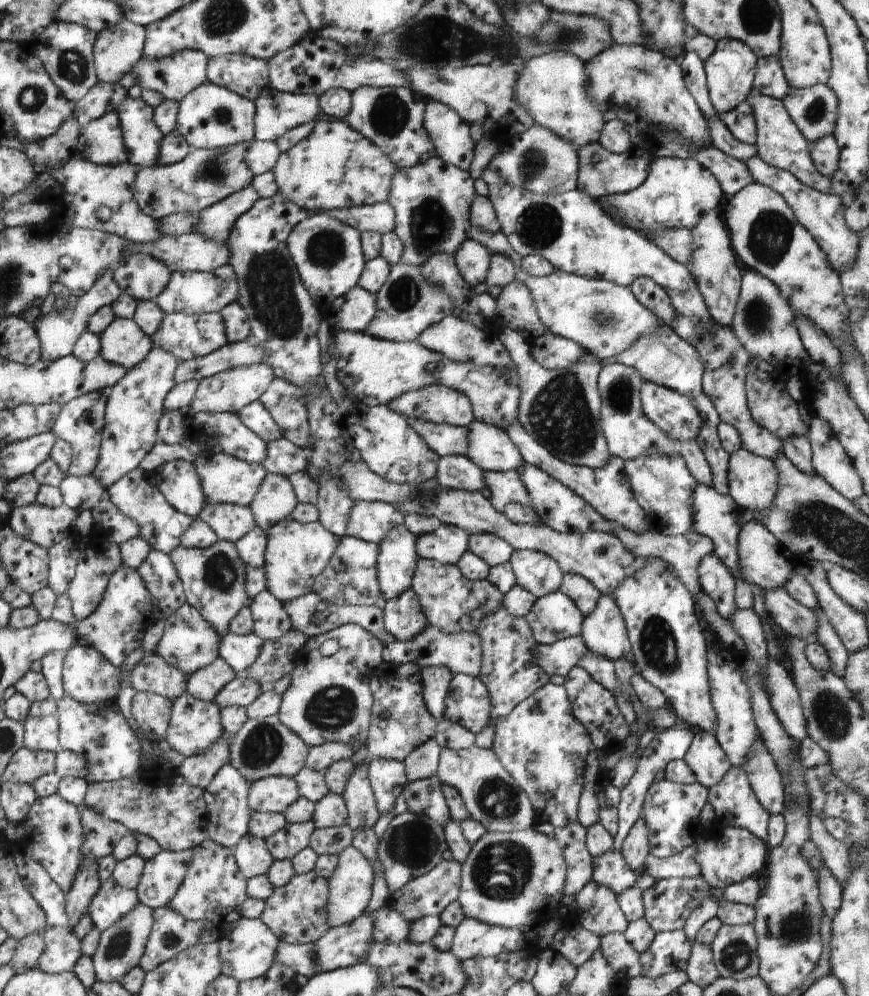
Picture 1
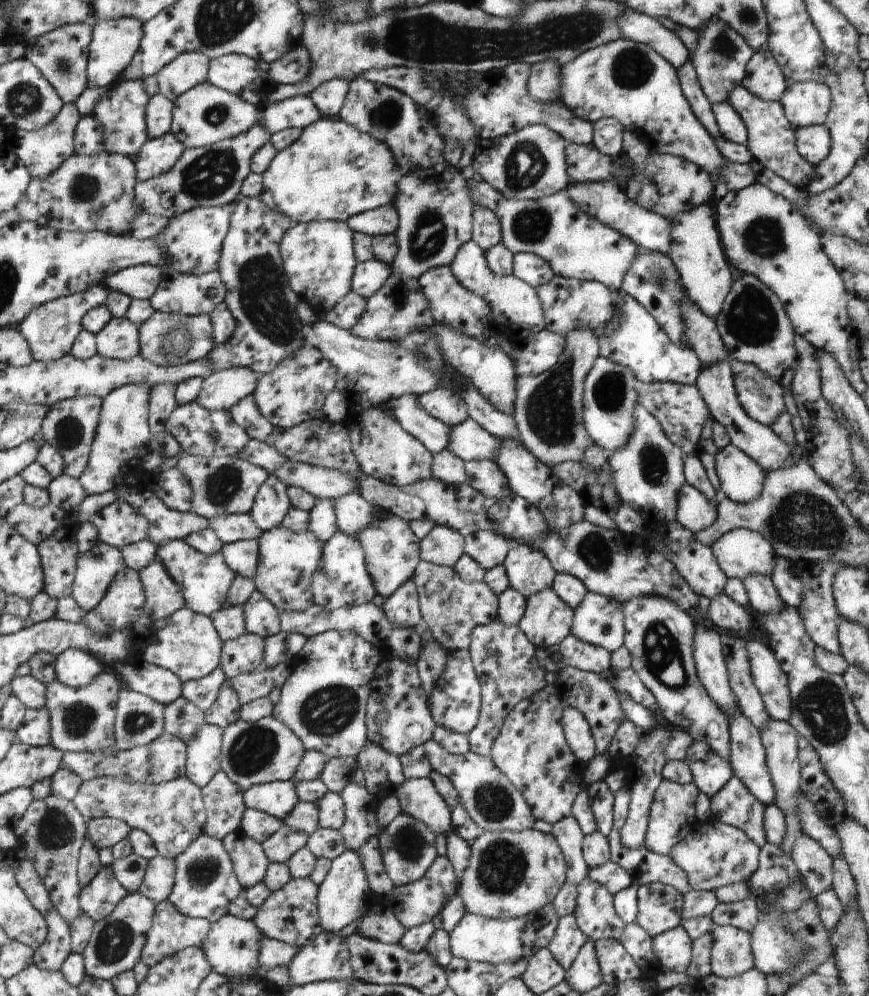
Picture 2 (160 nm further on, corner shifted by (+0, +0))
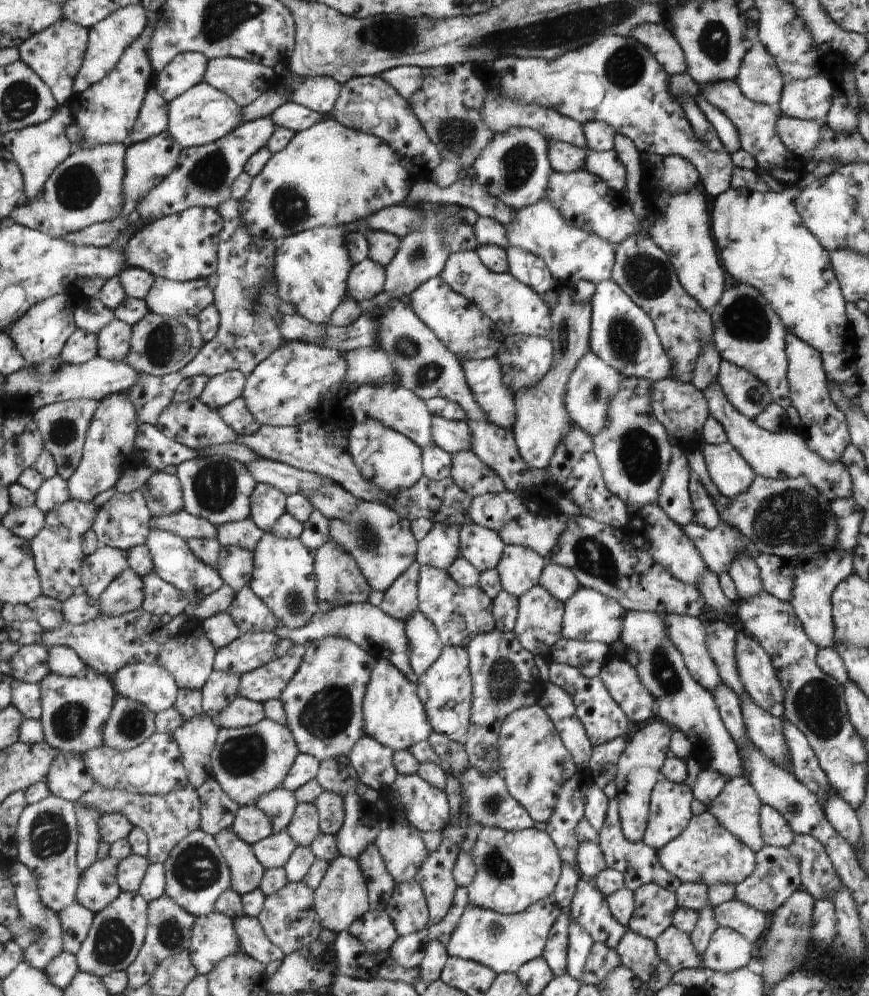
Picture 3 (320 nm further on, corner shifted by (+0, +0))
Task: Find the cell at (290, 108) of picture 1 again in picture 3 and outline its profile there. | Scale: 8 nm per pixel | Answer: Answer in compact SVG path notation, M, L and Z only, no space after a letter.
M286 101L276 112L272 114L272 120L277 127L286 127L295 133L310 128L320 122L325 116L319 112L310 110L305 106Z

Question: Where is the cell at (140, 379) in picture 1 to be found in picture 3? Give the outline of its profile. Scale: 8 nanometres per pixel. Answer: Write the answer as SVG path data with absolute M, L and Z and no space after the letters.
M112 393L99 401L98 408L86 431L81 461L66 481L69 484L70 498L90 502L100 492L115 486L124 471L124 463L130 458L135 448L138 423L136 409L126 394Z

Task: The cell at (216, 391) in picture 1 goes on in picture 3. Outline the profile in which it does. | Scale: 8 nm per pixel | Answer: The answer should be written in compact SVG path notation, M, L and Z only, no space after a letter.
M231 370L212 377L202 391L200 400L211 409L226 406L241 396L247 376L239 370Z

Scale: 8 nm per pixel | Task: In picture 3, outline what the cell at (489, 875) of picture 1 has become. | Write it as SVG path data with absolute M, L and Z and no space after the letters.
M482 827L471 854L477 874L473 884L467 886L469 904L502 914L525 911L530 905L553 894L562 869L567 865L551 836L534 827L521 831Z

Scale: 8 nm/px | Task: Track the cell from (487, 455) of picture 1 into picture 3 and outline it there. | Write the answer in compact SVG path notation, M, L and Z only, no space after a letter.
M433 415L432 434L434 444L451 455L472 449L472 434L467 420L451 421Z

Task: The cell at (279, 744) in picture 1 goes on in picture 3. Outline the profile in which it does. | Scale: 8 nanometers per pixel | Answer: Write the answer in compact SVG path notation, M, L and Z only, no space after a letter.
M265 717L249 727L220 728L209 758L212 777L240 807L252 806L265 794L283 786L299 750L287 725Z

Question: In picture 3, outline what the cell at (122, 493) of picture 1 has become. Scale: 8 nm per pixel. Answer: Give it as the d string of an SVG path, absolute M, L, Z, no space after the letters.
M183 508L174 513L166 514L162 518L151 517L149 528L162 529L178 536L185 540L195 539L216 539L217 526L208 522L205 518L191 515Z

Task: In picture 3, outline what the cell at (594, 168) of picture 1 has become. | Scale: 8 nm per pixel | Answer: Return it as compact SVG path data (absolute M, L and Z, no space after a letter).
M549 139L547 142L547 157L556 172L572 172L585 169L586 149Z

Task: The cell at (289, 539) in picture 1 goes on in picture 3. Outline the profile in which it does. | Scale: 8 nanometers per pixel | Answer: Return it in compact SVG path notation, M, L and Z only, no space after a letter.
M264 532L253 550L253 571L248 585L273 612L278 627L299 629L308 625L320 611L316 596L314 553L299 539L283 539Z

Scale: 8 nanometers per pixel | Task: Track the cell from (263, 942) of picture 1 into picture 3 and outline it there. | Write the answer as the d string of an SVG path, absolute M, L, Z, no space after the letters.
M217 910L193 922L192 936L187 948L198 975L212 972L229 954L240 952L240 940L234 919Z

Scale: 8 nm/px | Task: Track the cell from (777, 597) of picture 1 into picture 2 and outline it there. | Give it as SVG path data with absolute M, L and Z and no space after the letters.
M752 573L741 581L746 589L752 610L760 614L768 614L784 606L777 588L773 585L773 579L769 576Z

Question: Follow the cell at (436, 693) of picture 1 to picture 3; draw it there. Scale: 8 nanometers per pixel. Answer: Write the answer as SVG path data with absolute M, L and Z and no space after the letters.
M416 609L405 620L405 630L410 642L410 664L419 676L424 674L438 658L444 648L436 627L420 609Z

